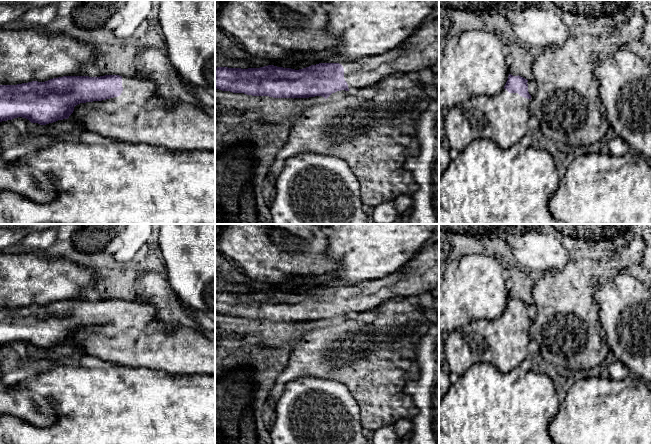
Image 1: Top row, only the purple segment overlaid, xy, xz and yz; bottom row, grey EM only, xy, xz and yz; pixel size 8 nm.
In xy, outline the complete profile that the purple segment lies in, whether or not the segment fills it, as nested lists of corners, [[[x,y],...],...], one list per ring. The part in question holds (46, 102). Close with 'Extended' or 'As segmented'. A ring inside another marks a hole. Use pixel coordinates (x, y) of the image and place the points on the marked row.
[[[63,76],[45,82],[32,81],[17,85],[0,85],[0,122],[18,117],[40,125],[68,119],[75,130],[84,129],[127,144],[162,146],[174,151],[215,150],[215,107],[184,102],[175,104],[165,102],[157,94],[155,83],[144,77]]]. Extended

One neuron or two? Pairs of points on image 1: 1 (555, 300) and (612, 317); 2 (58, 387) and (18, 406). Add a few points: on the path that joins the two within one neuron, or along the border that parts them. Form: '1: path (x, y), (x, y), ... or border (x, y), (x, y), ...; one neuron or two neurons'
1: border (595, 290), (594, 302), (605, 336); two neurons
2: border (15, 384), (18, 388), (26, 388), (35, 393); two neurons

